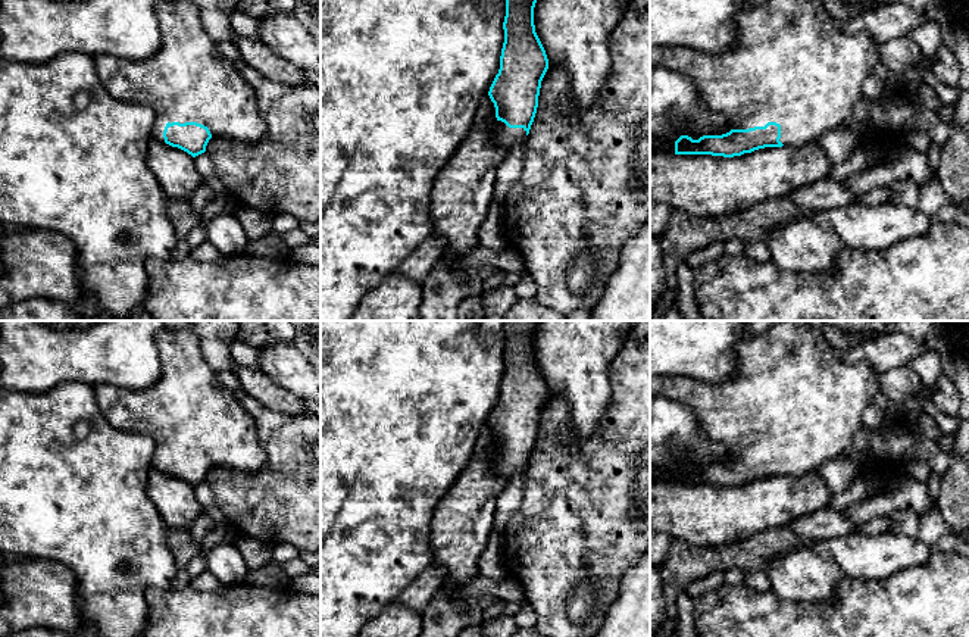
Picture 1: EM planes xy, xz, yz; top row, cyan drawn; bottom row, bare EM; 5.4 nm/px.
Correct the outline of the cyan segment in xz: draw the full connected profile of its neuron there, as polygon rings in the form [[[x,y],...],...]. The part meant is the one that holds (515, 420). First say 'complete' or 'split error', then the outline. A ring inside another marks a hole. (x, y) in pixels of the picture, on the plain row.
split error | [[[506,321],[500,399],[488,421],[496,437],[496,472],[510,480],[526,469],[548,397],[560,397],[568,403],[572,437],[593,434],[612,397],[609,365],[632,325],[634,321]]]

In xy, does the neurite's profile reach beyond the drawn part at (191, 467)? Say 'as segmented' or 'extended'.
extended

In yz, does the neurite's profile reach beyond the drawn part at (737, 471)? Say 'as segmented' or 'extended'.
extended

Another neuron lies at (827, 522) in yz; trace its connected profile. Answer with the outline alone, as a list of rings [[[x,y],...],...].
[[[826,506],[791,521],[785,528],[800,541],[810,541],[850,535],[859,525],[853,524],[844,510]]]

